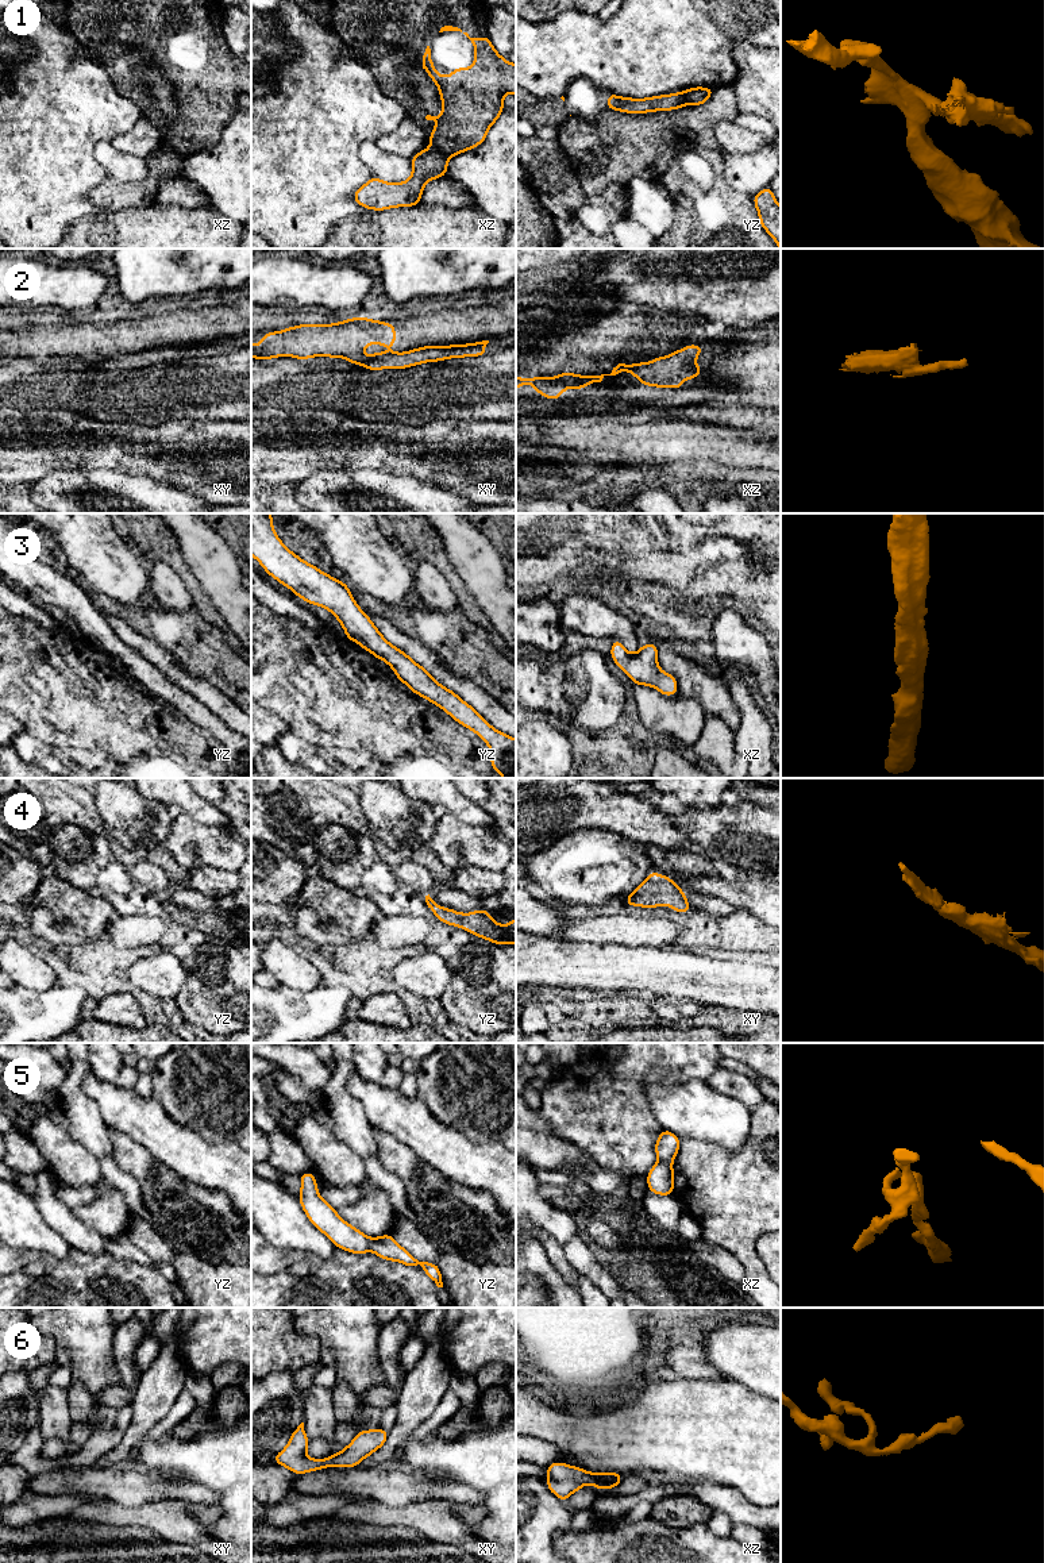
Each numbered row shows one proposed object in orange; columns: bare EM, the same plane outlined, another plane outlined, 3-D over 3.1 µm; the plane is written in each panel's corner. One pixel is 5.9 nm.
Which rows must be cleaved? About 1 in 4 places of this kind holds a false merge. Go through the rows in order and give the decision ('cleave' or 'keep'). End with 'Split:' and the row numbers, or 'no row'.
1: cleave
2: cleave
3: keep
4: keep
5: keep
6: keep
Split: 1, 2

